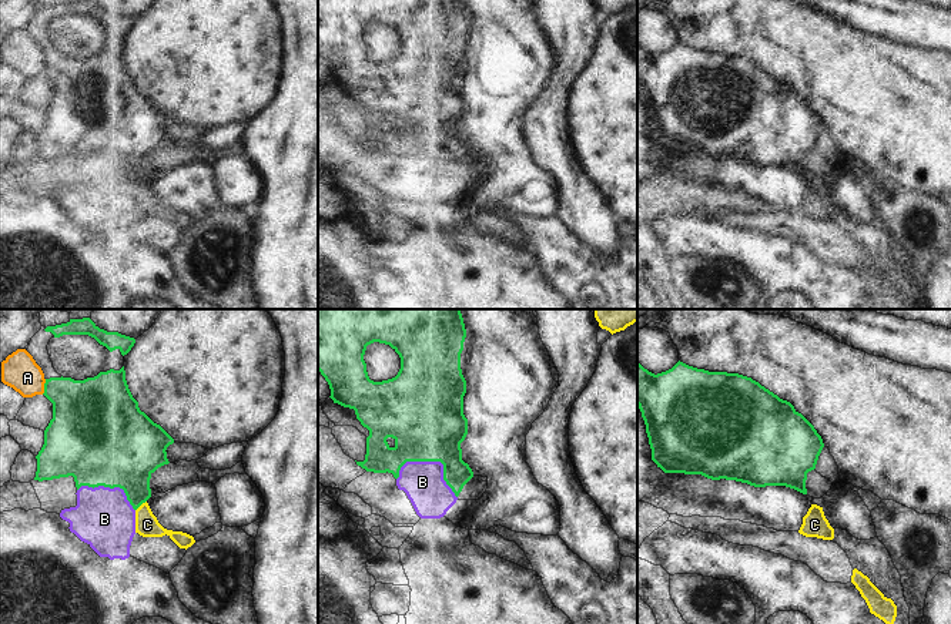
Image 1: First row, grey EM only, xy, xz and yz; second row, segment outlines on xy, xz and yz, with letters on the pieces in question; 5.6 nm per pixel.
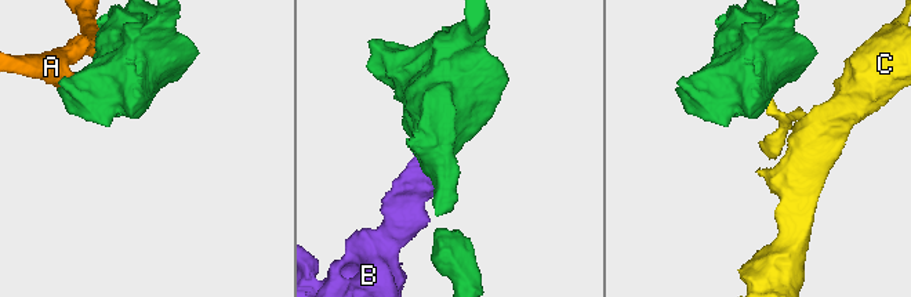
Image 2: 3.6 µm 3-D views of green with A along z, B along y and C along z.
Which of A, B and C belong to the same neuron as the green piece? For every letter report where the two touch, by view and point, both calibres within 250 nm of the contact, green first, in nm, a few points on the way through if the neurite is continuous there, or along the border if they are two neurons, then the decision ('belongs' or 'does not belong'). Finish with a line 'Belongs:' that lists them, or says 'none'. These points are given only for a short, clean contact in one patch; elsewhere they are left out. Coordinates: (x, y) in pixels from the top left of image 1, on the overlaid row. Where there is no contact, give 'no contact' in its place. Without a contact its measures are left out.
A: contact xy (44, 386); calibres 340 and 200 nm; does not belong
B: contact xz (437, 460); calibres 420 and 240 nm; does not belong
C: contact xy (140, 505); calibres 280 and 130 nm; border xy (146, 500), (136, 510); does not belong
Belongs: none

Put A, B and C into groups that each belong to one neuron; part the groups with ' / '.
A / B / C

